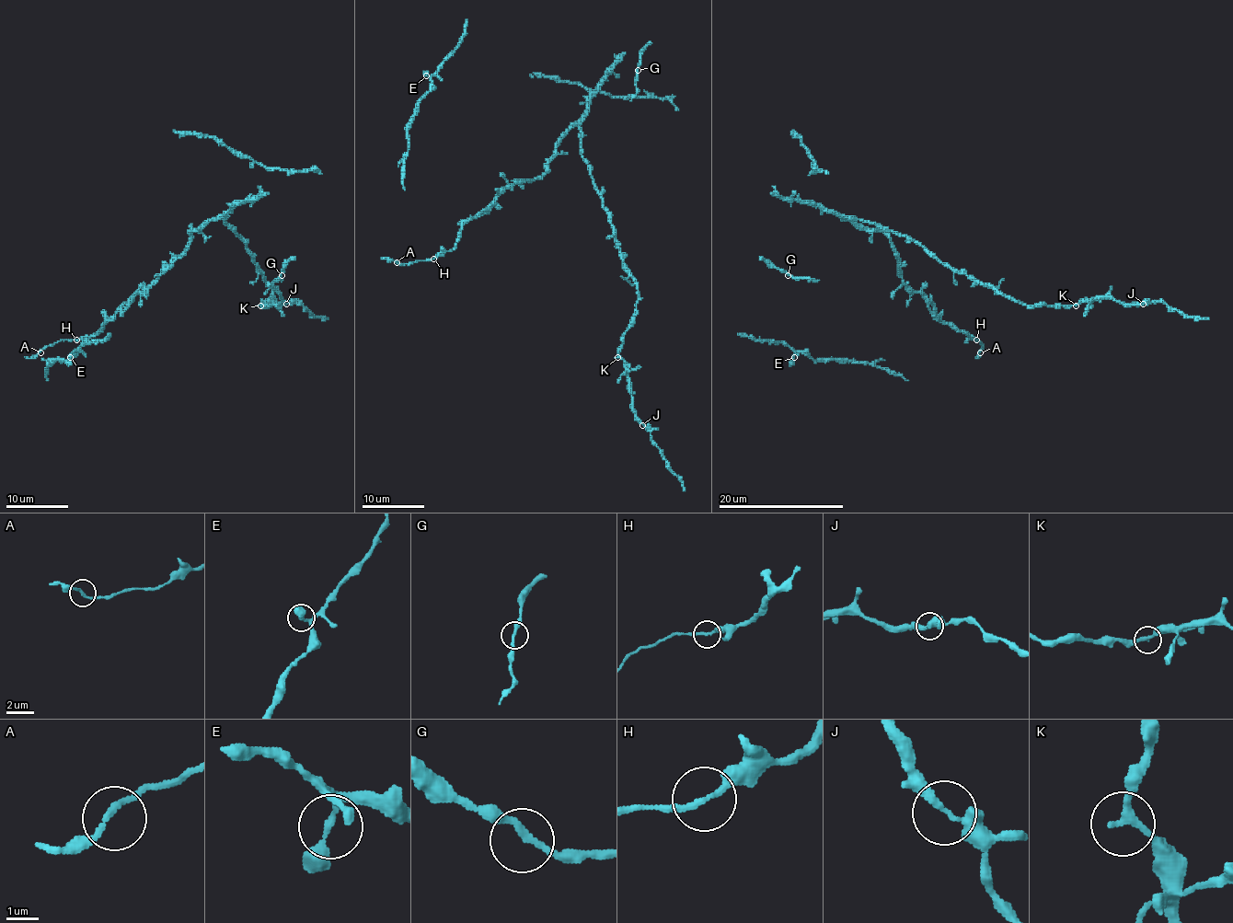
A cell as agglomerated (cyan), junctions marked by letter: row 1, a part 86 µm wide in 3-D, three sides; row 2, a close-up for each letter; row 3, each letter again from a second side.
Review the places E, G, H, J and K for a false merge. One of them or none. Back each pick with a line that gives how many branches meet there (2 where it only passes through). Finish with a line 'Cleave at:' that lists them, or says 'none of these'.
H: branches 2
Cleave at: H

